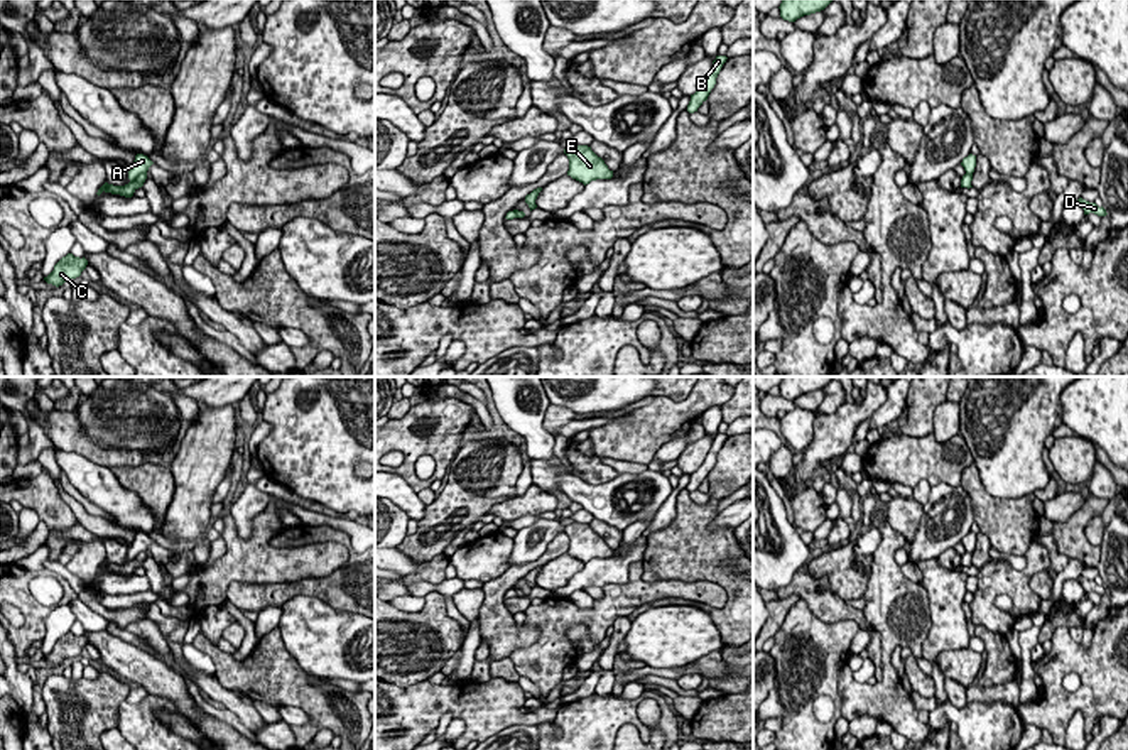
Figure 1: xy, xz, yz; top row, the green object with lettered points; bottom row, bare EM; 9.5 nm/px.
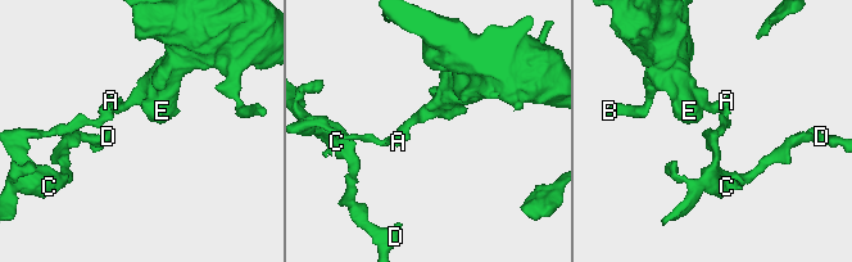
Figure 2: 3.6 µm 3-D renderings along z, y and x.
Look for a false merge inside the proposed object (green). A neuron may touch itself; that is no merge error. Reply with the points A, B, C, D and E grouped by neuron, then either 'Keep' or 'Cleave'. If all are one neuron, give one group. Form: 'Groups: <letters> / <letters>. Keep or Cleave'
Groups: A B E / C D. Cleave

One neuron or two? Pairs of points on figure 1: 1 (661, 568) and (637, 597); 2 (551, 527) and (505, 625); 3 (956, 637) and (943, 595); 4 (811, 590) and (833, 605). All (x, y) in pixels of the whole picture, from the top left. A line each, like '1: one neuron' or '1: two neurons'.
1: two neurons
2: two neurons
3: one neuron
4: one neuron

